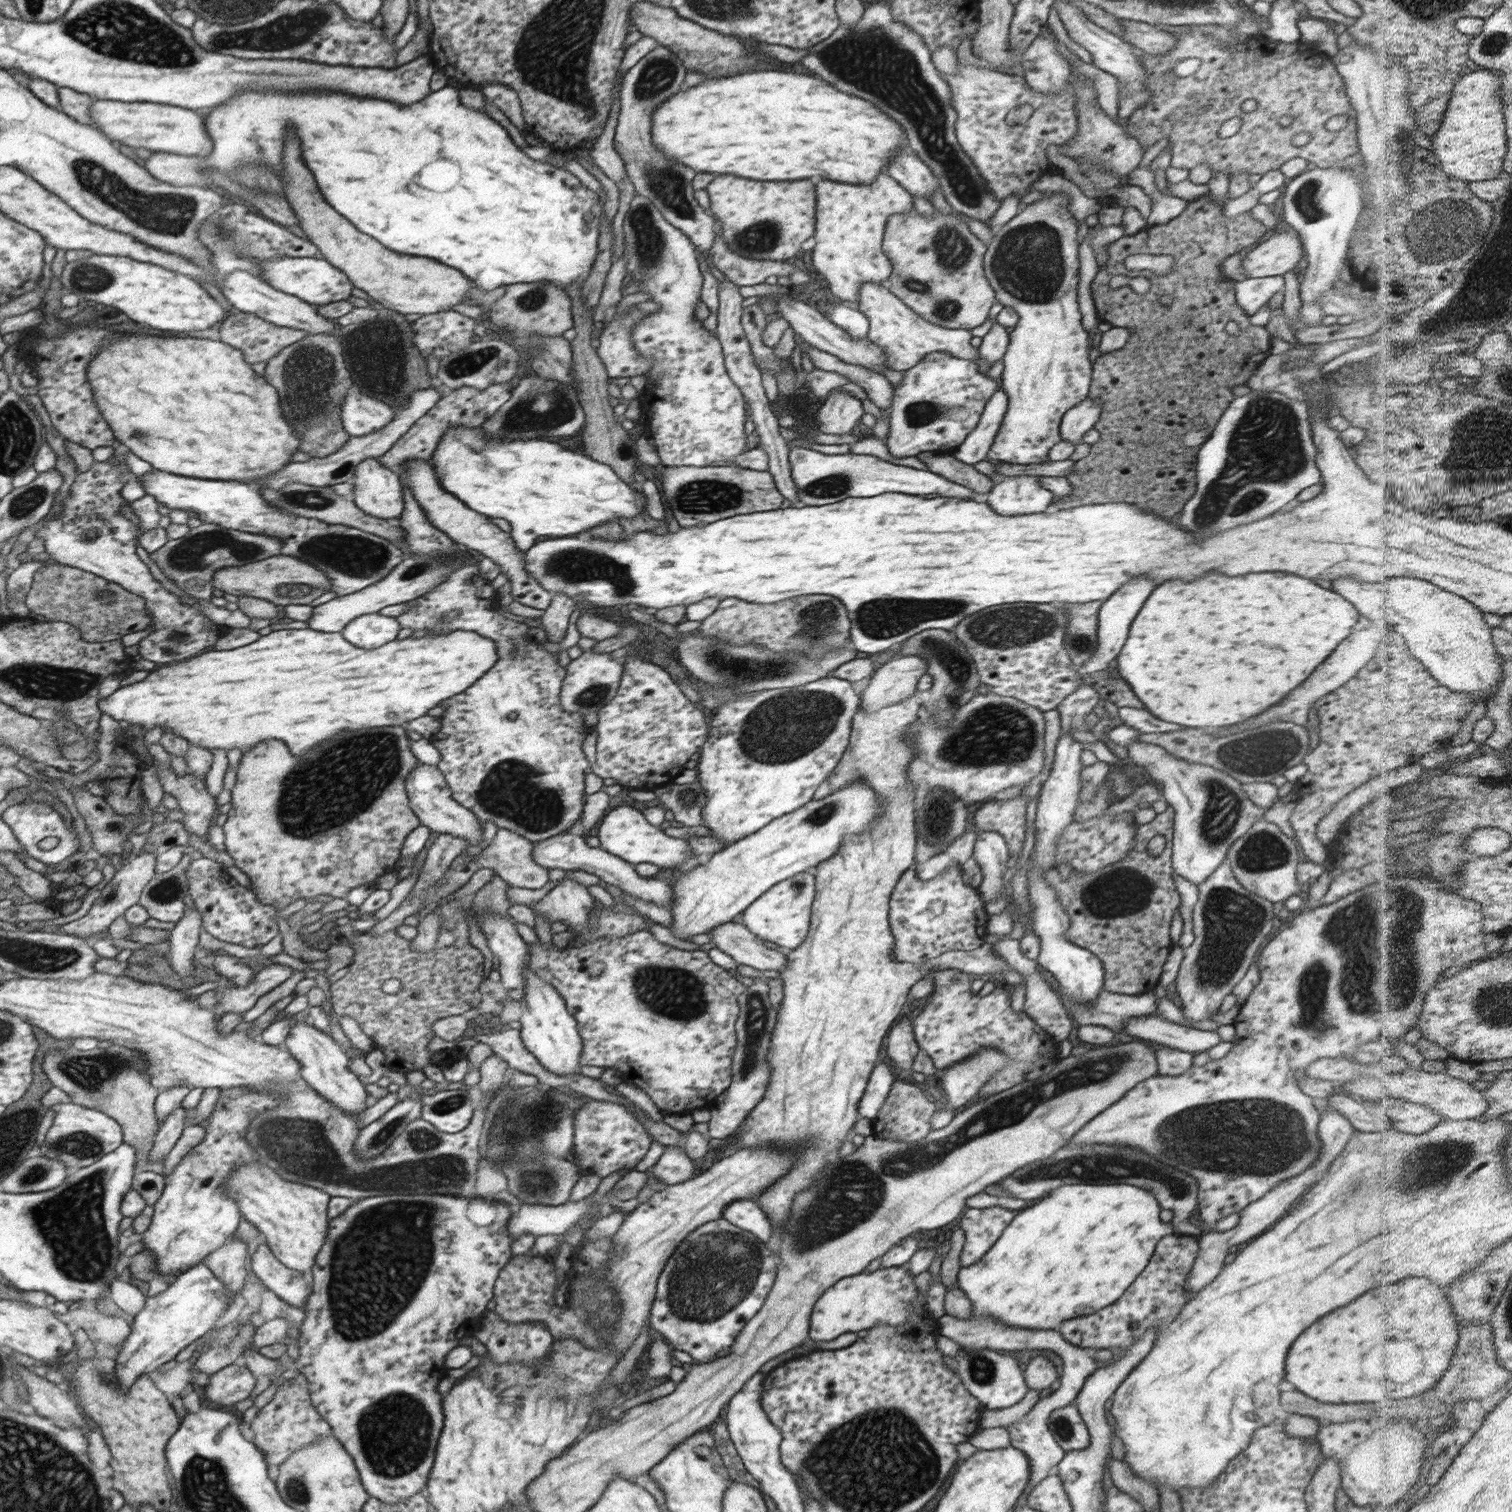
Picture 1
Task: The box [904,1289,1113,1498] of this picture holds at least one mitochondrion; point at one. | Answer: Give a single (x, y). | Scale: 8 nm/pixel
(981, 1369)

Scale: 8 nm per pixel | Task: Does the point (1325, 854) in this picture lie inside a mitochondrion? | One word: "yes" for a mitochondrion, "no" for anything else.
no

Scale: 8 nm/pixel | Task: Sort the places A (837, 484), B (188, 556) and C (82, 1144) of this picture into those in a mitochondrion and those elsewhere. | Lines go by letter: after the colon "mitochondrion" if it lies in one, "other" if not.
A: mitochondrion
B: mitochondrion
C: mitochondrion

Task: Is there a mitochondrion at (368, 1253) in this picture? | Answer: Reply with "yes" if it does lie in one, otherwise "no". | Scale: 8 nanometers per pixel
yes

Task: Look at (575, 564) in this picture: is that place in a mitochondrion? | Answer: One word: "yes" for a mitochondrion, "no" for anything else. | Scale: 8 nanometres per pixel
yes

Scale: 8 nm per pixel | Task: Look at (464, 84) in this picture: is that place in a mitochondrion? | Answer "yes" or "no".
no

